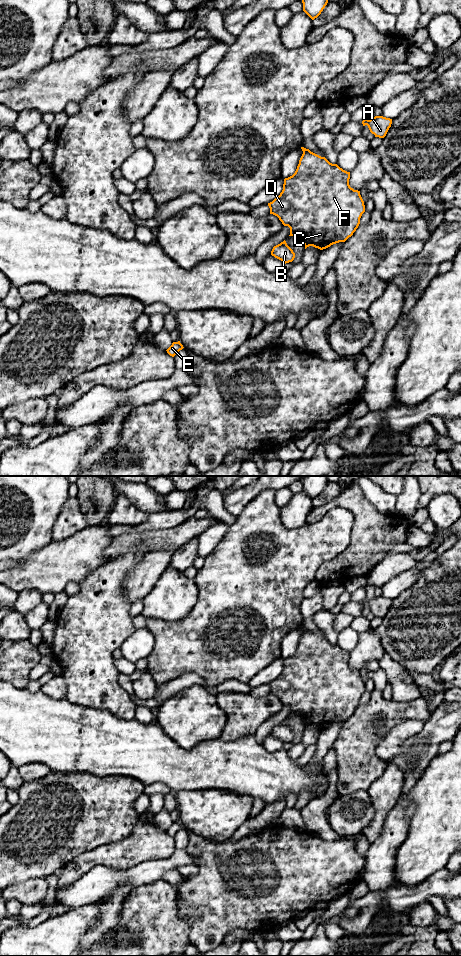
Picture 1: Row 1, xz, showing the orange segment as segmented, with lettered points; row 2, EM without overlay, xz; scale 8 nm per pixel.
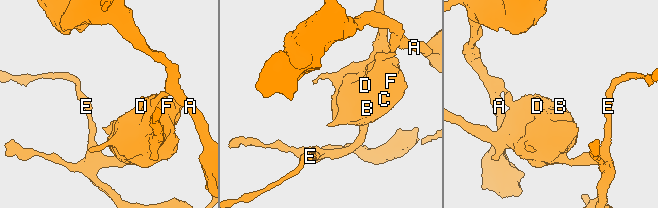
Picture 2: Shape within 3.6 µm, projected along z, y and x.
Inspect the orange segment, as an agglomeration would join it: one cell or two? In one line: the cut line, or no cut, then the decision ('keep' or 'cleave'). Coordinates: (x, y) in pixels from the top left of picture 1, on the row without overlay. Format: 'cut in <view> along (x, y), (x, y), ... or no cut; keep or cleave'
cut in xz along (310, 631), (303, 632); cleave

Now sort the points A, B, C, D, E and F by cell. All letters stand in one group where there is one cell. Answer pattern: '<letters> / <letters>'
A / B C D E F

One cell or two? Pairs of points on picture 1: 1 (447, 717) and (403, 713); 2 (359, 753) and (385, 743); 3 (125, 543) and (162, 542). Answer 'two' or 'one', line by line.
1: two
2: two
3: one

